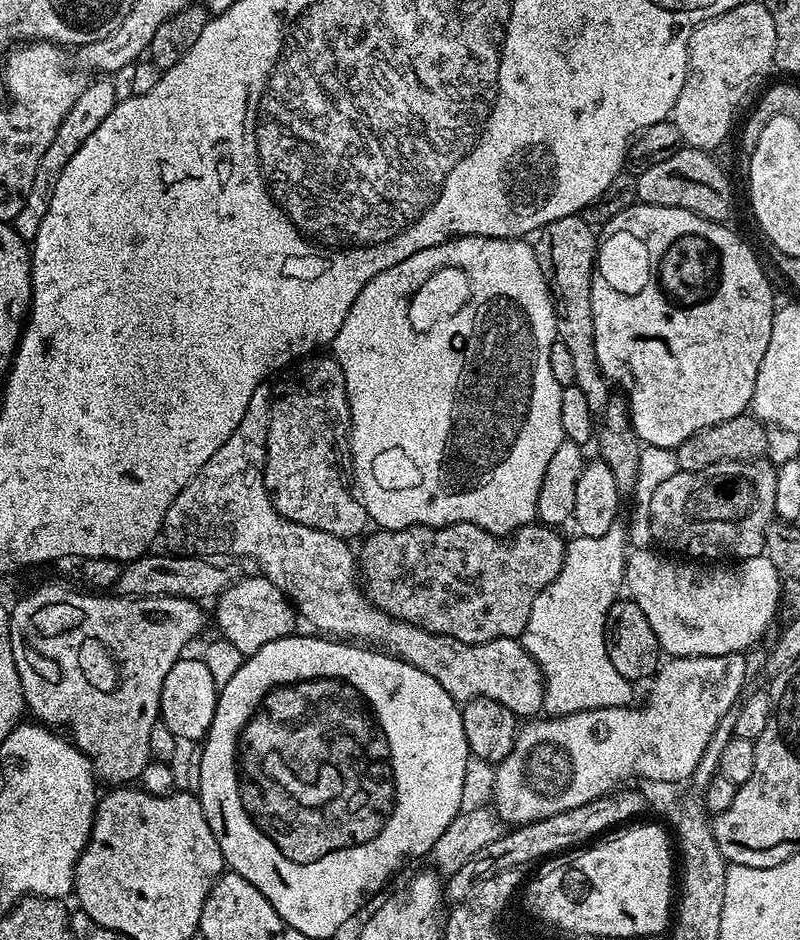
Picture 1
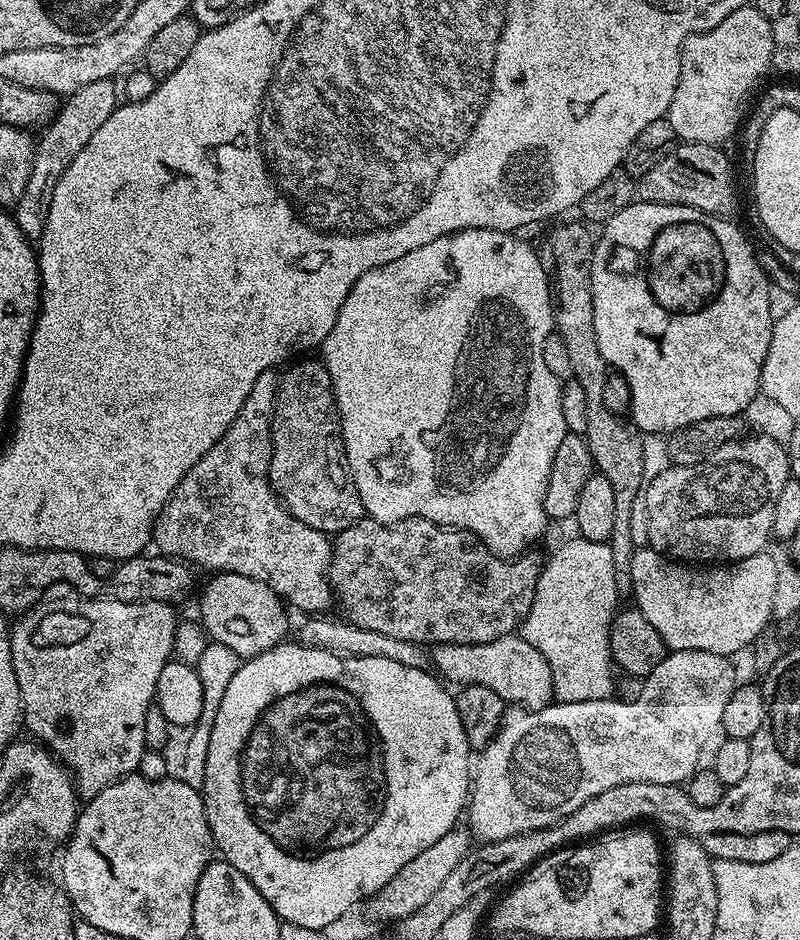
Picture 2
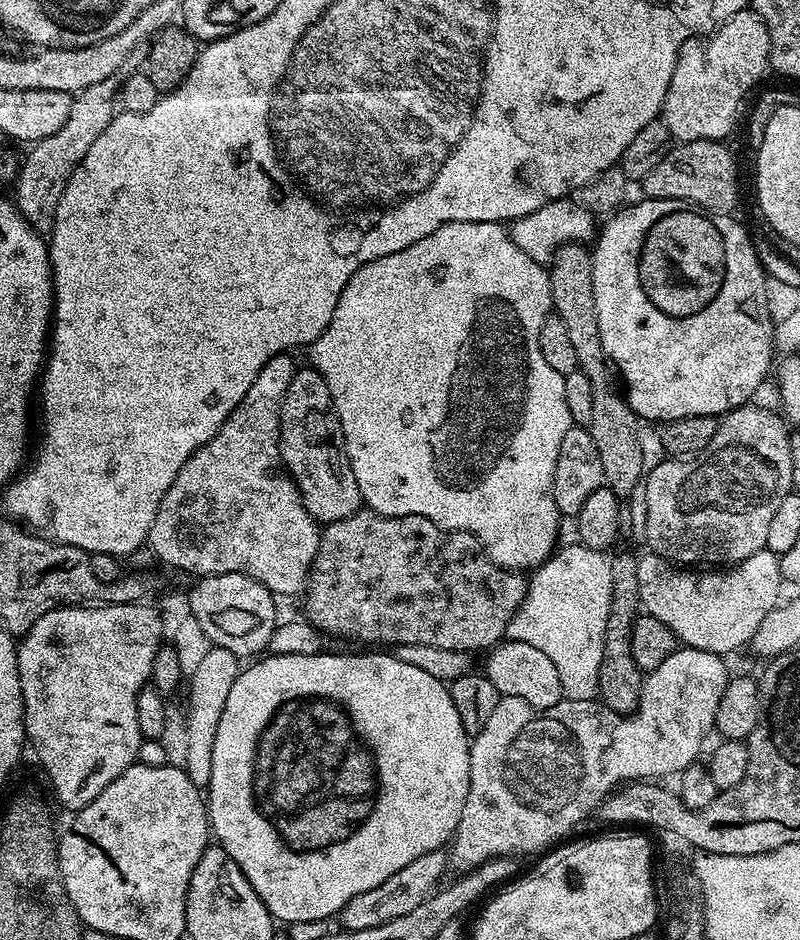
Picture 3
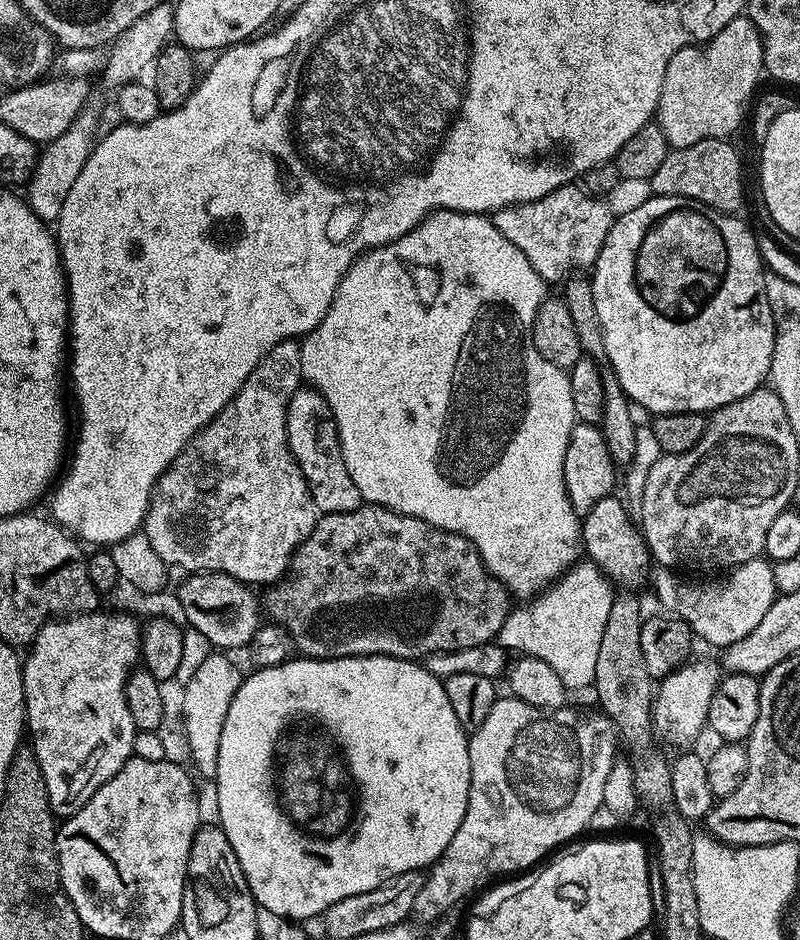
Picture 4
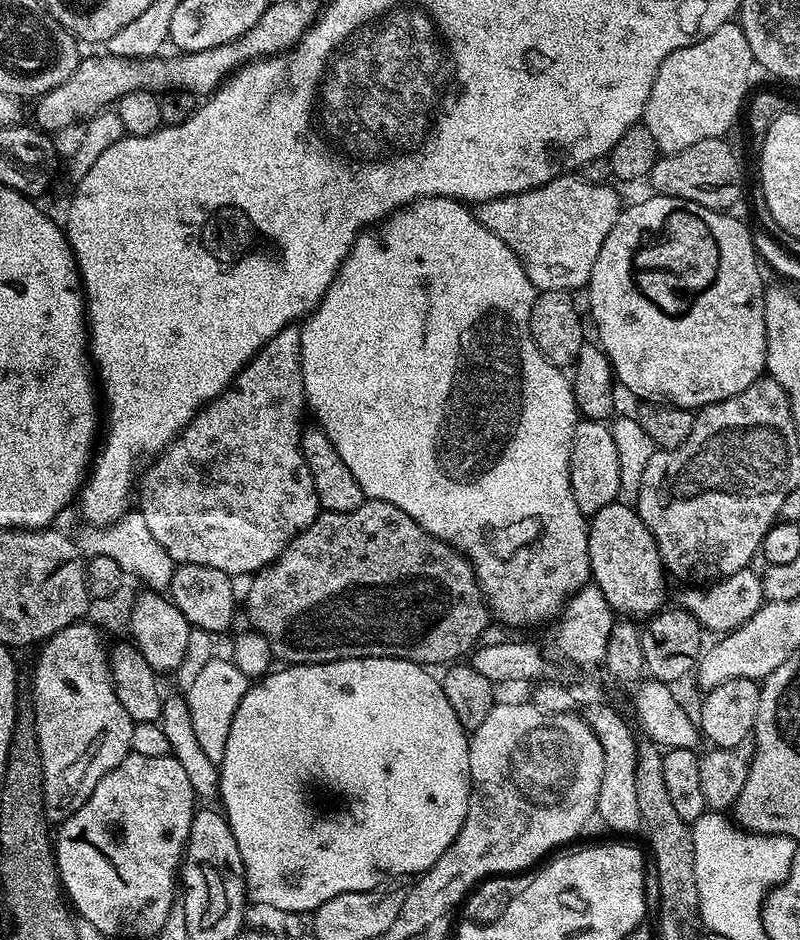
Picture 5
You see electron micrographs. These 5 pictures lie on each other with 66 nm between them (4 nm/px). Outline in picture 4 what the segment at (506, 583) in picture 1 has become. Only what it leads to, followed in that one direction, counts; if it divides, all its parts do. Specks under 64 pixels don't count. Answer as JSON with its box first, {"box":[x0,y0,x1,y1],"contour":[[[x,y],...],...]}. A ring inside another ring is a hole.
{"box":[262,502,510,662],"contour":[[[367,502],[349,512],[329,512],[321,515],[311,534],[296,547],[296,553],[292,555],[292,565],[284,579],[271,585],[265,592],[268,593],[262,596],[262,608],[267,615],[268,612],[272,615],[271,623],[288,632],[293,645],[298,652],[300,650],[301,657],[313,660],[333,660],[347,656],[393,656],[399,660],[420,662],[436,652],[464,650],[470,646],[478,646],[479,643],[495,641],[498,630],[502,630],[502,622],[506,622],[510,611],[508,589],[489,574],[478,550],[467,538],[453,532],[444,532],[441,528],[430,526],[413,516]]]}

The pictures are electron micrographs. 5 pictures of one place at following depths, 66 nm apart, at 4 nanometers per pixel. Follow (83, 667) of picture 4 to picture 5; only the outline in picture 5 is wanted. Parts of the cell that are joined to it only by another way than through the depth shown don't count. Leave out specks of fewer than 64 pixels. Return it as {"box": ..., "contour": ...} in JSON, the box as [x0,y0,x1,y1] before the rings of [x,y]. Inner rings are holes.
{"box":[30,622,134,822],"contour":[[[77,622],[55,632],[52,636],[48,637],[47,640],[43,641],[42,647],[39,649],[41,652],[40,657],[36,660],[36,673],[32,676],[30,695],[36,709],[38,746],[42,750],[44,816],[49,822],[63,822],[69,820],[74,813],[84,805],[86,798],[90,798],[90,794],[94,794],[94,786],[98,786],[98,782],[102,782],[102,778],[105,774],[110,770],[114,770],[114,766],[118,766],[118,762],[122,762],[122,758],[126,758],[128,753],[132,751],[132,725],[134,722],[130,718],[130,714],[126,714],[126,710],[122,710],[122,702],[118,702],[116,685],[112,682],[112,674],[110,671],[110,652],[107,647],[104,649],[104,640],[100,635],[102,635],[101,629],[96,627],[95,624]]]}

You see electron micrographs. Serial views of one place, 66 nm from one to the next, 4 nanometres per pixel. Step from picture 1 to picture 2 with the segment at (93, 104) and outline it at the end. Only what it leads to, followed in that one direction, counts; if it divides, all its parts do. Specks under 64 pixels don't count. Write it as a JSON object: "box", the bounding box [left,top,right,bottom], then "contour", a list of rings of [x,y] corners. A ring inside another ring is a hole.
{"box":[14,82,118,242],"contour":[[[101,82],[82,86],[63,101],[54,119],[39,133],[41,136],[36,140],[30,182],[26,182],[22,198],[14,205],[16,224],[20,228],[20,233],[30,242],[39,241],[44,235],[46,218],[50,214],[50,202],[54,198],[54,186],[58,186],[58,178],[66,174],[70,162],[78,158],[78,150],[82,150],[82,146],[86,146],[90,138],[94,138],[94,134],[103,129],[106,118],[110,118],[110,114],[114,114],[114,110],[118,107],[118,88],[114,85],[112,82]]]}

